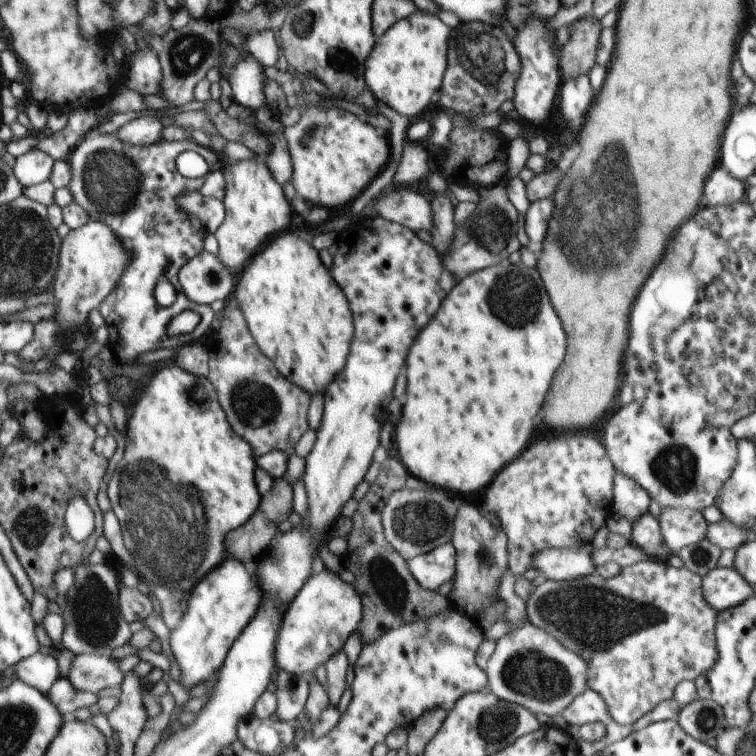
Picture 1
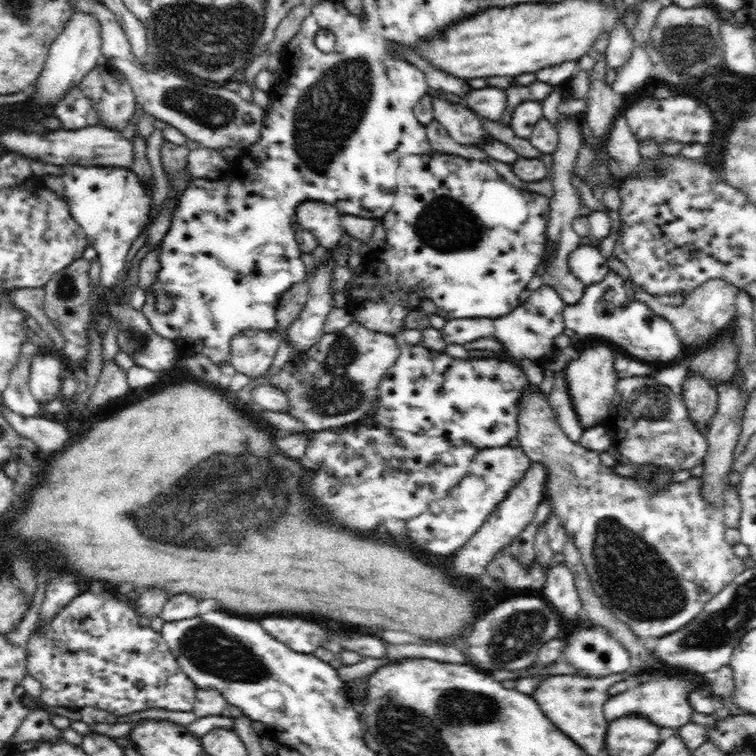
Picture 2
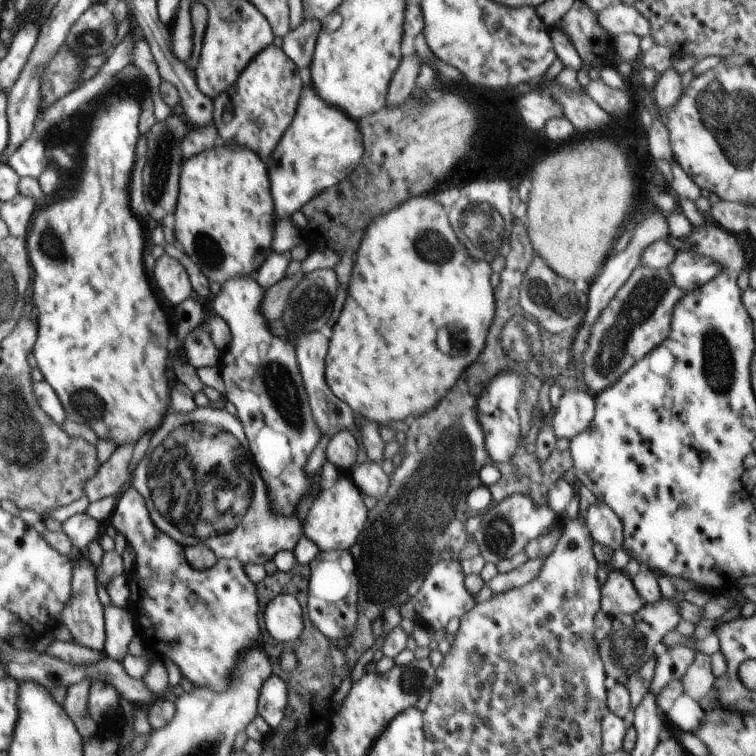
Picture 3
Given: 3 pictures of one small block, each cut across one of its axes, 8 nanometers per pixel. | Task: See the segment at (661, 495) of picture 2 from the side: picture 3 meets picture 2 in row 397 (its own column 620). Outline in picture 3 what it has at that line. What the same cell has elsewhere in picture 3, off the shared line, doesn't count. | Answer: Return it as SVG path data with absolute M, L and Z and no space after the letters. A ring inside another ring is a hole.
M602 502L592 504L585 516L594 543L600 542L614 551L624 548L623 524L608 505Z

